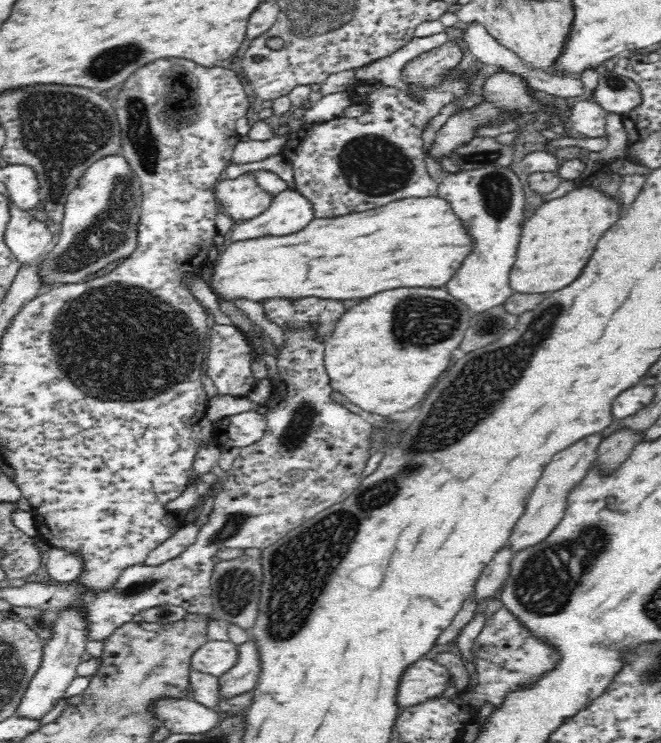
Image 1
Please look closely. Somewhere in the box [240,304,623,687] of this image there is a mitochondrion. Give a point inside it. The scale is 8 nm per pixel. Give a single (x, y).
(540, 585)

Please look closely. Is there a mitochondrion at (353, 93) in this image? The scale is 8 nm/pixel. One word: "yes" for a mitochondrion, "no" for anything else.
no

